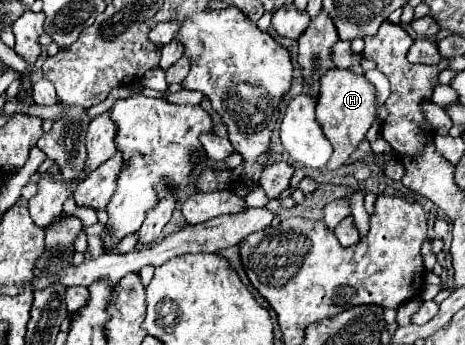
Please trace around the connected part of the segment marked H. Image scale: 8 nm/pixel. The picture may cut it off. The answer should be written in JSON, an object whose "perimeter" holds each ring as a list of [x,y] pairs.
{"perimeter":[[[328,70],[320,78],[320,98],[316,104],[316,120],[322,126],[326,138],[334,146],[334,154],[330,162],[322,168],[322,172],[332,172],[340,168],[346,158],[356,150],[356,146],[366,138],[366,132],[376,120],[376,90],[374,86],[362,76],[352,70]]]}

